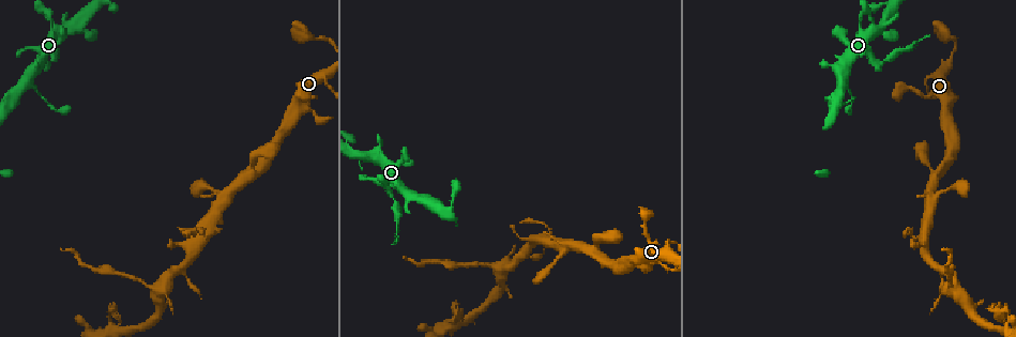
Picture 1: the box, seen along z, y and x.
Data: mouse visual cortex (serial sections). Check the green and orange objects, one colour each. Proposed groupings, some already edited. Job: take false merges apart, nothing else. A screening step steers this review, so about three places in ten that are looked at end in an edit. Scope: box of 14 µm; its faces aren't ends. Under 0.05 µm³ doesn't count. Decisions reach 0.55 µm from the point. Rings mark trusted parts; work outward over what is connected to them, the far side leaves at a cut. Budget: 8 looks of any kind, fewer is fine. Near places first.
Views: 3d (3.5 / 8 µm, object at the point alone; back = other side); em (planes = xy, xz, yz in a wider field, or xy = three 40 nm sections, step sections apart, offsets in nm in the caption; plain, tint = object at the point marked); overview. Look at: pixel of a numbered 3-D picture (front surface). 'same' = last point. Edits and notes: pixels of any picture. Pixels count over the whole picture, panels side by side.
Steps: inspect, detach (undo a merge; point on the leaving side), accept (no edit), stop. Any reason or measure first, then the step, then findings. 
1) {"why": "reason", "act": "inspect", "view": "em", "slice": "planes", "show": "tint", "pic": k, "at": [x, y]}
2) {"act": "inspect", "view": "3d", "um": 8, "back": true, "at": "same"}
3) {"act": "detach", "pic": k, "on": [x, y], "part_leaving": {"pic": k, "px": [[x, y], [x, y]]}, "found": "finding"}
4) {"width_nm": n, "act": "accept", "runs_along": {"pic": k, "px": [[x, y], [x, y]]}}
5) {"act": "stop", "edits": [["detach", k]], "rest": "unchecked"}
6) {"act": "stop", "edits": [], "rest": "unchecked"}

{"why": "sharp bend", "act": "inspect", "view": "3d", "um": 8, "pic": 1, "at": [389, 193]}

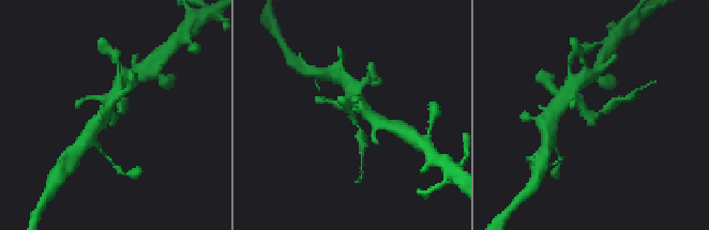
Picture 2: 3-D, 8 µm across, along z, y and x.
{"why": "shape alone is not enough", "act": "inspect", "view": "em", "slice": "xy", "step": 5, "show": "tint", "pic": 2, "at": [591, 115]}

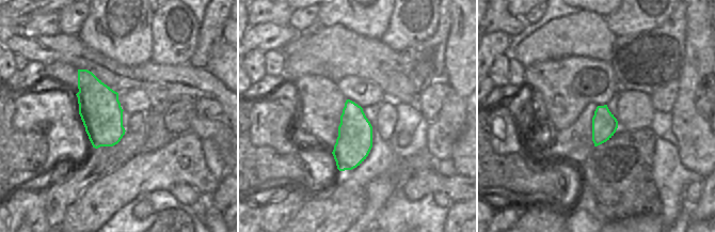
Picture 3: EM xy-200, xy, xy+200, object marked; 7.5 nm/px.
{"arm_widths_nm": [200, 250], "act": "detach", "pic": 2, "on": [121, 105], "found": "a second cell is stuck on"}

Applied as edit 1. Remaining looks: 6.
{"why": "a fork", "act": "inspect", "view": "3d", "um": 8, "pic": 1, "at": [202, 237]}

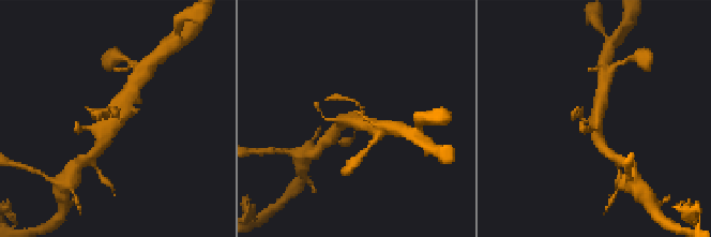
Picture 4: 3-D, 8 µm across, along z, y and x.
{"act": "inspect", "view": "em", "slice": "planes", "show": "tint", "pic": 4, "at": [596, 114]}

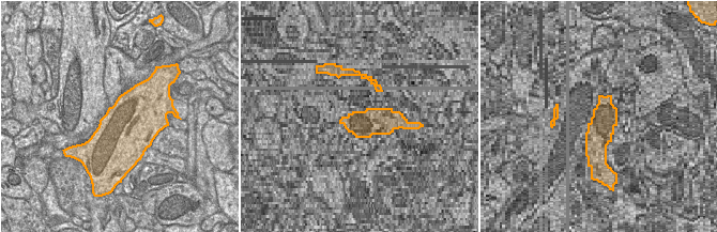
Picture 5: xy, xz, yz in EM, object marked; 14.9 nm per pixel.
{"width_nm": 850, "act": "accept", "runs_along": {"pic": 4, "px": [[131, 88], [103, 127], [101, 142]]}, "found": "all the same cell"}

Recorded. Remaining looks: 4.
{"why": "branch point", "act": "inspect", "view": "3d", "um": 3.5, "back": true, "pic": 1, "at": [494, 265]}

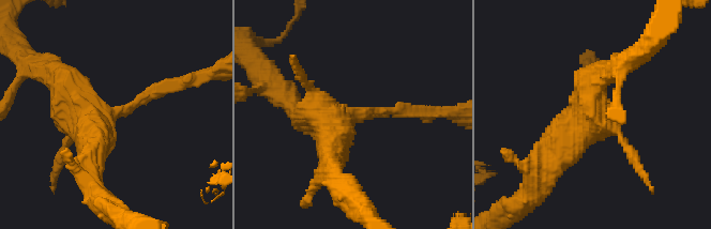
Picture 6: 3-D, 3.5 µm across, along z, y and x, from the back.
{"why": "need the tissue", "act": "inspect", "view": "em", "slice": "xy", "step": 5, "show": "tint", "pic": 6, "at": [346, 121]}

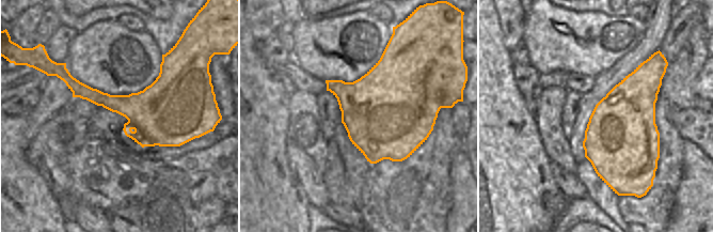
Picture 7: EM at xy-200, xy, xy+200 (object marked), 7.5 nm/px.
{"width_nm": 700, "act": "detach", "pic": 6, "on": [149, 96], "part_leaving": {"pic": 6, "px": [[114, 113], [163, 87], [209, 74]]}, "found": "two cells meet here"}

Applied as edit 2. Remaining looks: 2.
{"act": "stop", "edits": [["detach", 2], ["detach", 6]], "rest": "unchecked"}

